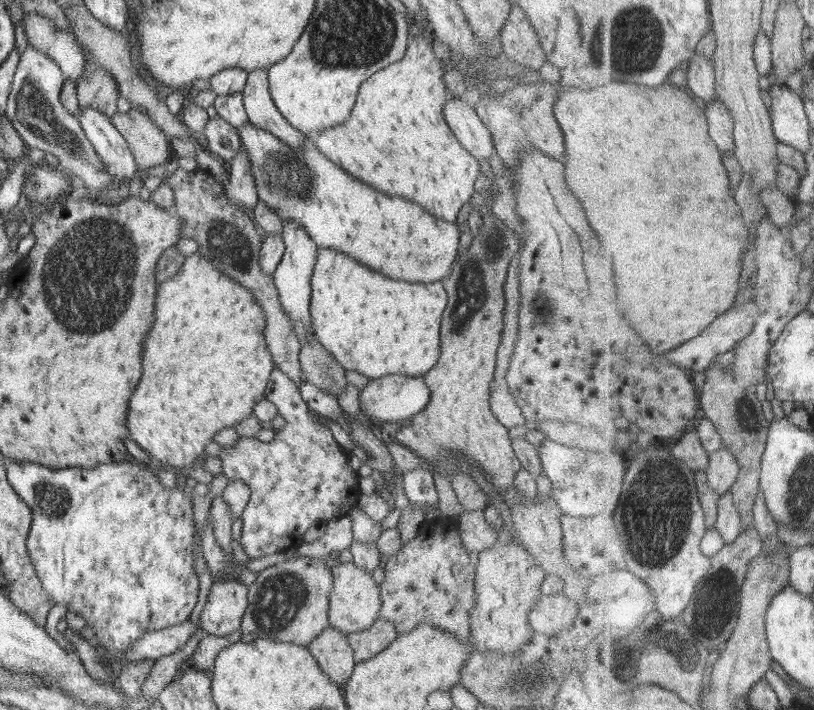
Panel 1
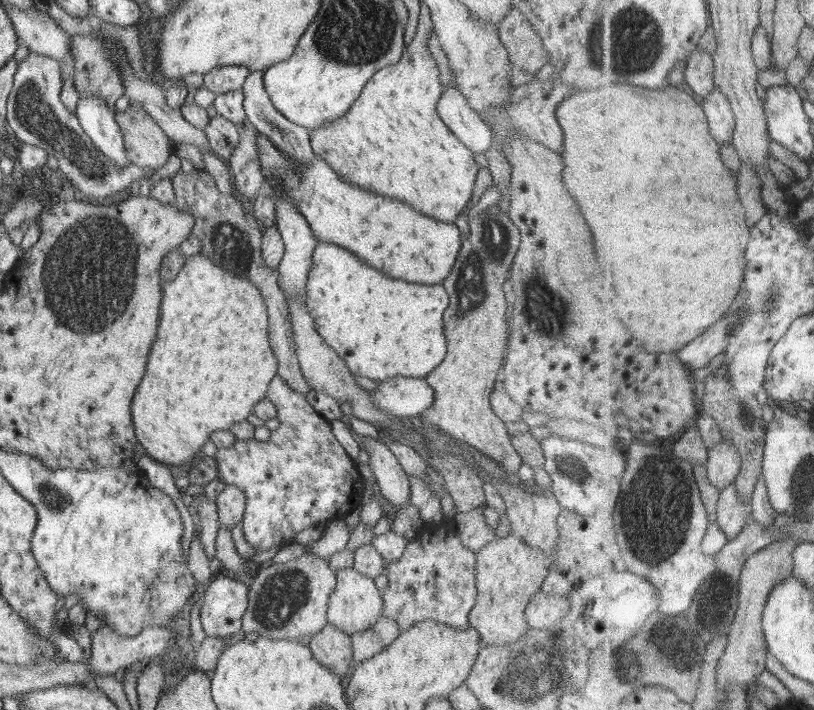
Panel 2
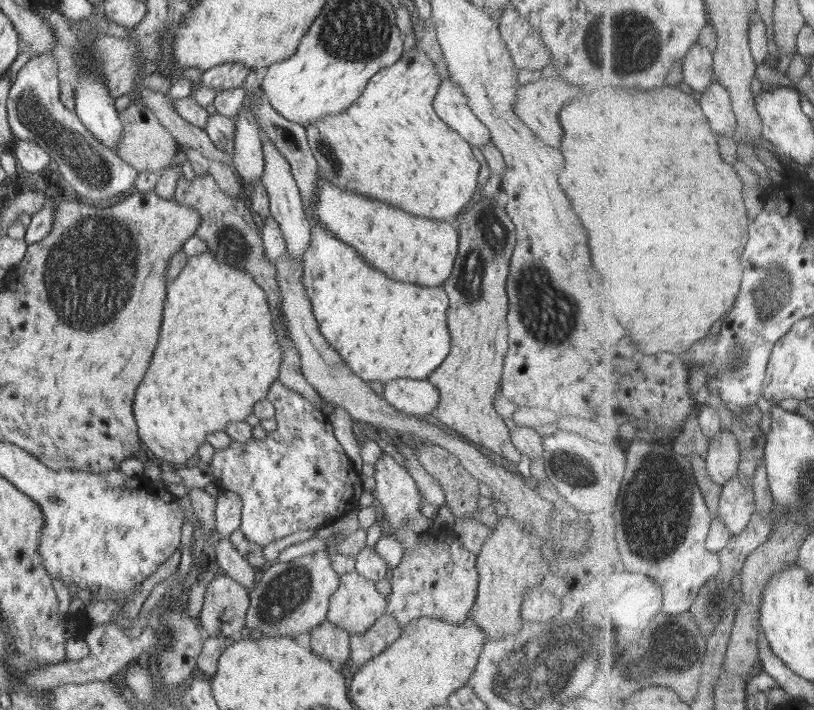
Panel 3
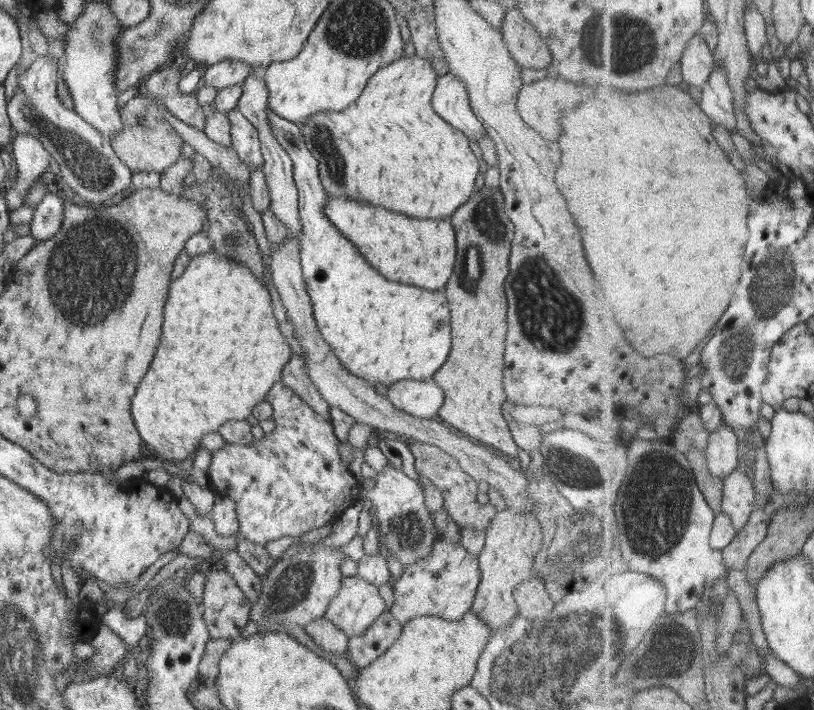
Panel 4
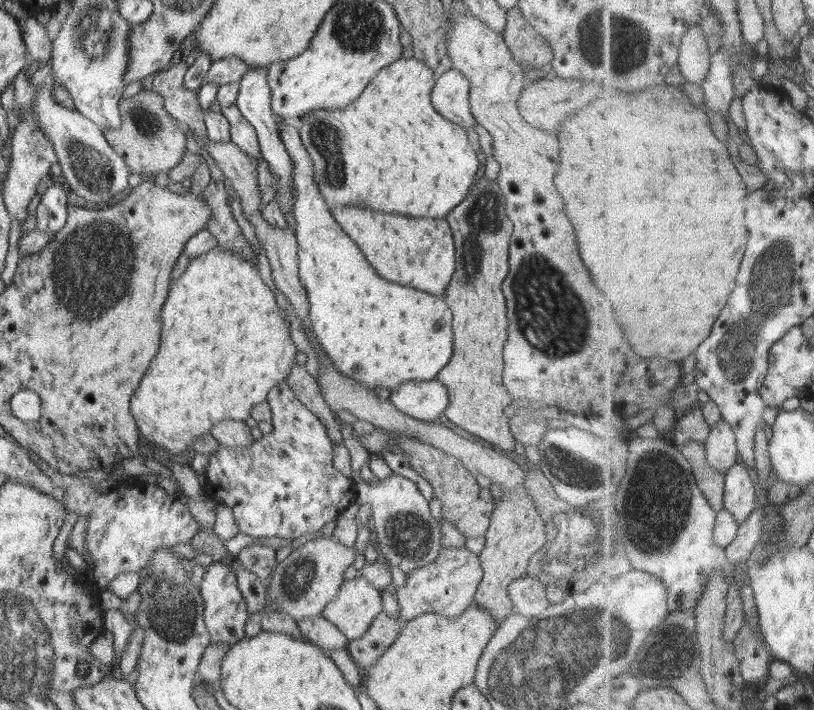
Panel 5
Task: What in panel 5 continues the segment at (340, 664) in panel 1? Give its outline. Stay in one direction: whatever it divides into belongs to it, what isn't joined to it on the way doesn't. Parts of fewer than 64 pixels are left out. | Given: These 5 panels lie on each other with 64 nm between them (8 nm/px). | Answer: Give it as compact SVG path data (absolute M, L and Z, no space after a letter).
M321 614L307 619L299 619L297 628L314 645L319 645L323 650L333 651L336 648L346 648L348 641L328 620Z

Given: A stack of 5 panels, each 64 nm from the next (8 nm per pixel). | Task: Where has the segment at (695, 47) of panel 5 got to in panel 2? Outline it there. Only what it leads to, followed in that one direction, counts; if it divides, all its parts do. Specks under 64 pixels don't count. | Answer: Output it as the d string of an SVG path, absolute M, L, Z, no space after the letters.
M698 48L687 60L684 76L694 93L708 97L717 88L714 56Z

